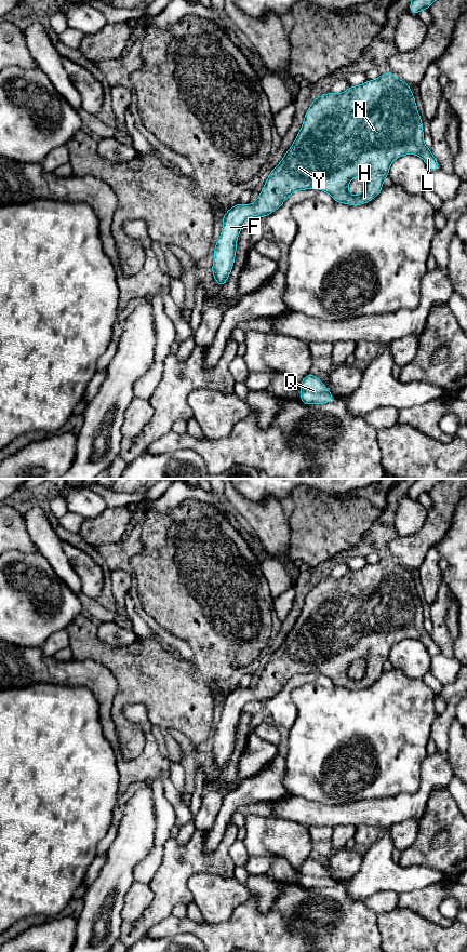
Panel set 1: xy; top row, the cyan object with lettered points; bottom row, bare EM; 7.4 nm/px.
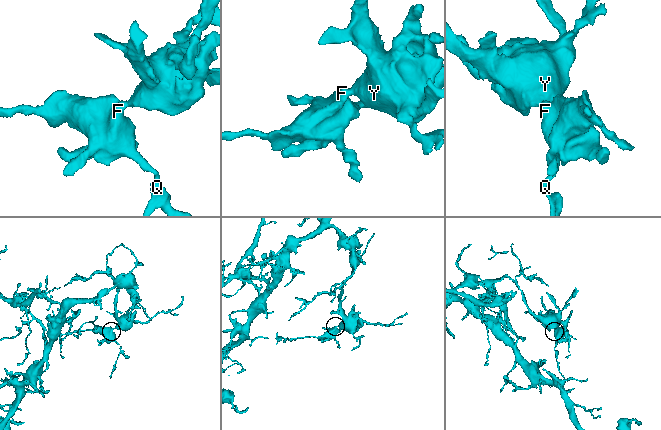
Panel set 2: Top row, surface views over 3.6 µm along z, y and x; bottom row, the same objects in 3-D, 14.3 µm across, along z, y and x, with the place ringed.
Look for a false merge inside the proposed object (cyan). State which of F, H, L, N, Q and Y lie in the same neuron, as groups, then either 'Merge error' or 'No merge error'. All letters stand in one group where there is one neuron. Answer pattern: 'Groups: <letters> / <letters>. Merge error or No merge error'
Groups: F H L N Q Y. No merge error

